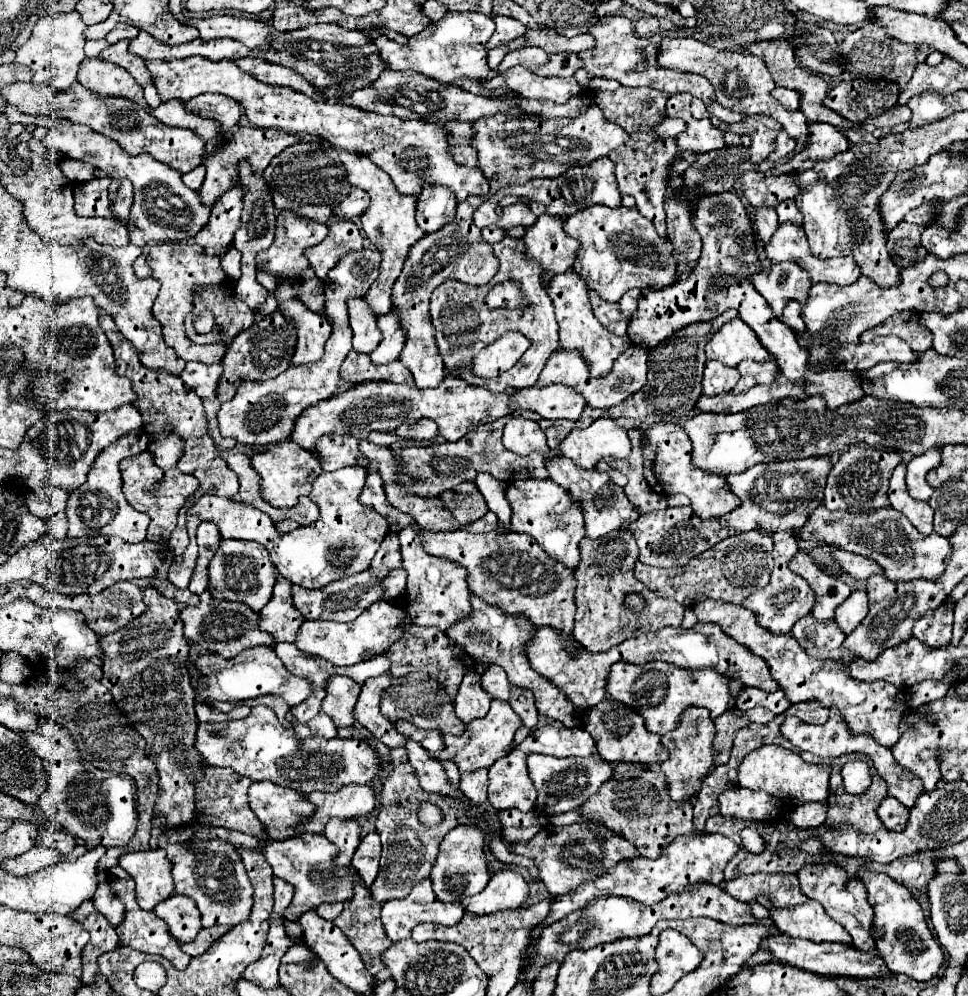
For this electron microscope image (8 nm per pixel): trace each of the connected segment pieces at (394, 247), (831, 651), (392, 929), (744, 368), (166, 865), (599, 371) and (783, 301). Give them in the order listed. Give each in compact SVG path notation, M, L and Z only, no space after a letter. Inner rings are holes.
M339 151L339 155L341 155L341 163L345 165L345 169L349 173L349 183L361 187L371 197L371 205L369 205L369 209L361 217L361 227L363 227L367 239L381 253L383 261L381 261L379 277L371 285L371 289L367 291L365 301L369 303L373 313L379 317L379 315L389 313L389 309L393 307L393 301L391 301L393 281L401 275L401 269L403 269L405 257L409 255L411 245L415 245L421 237L425 237L425 233L415 223L415 203L417 203L417 197L397 193L397 189L395 189L393 181L389 179L389 175L381 167L373 165L373 161L369 161L367 157L361 157L361 155L355 155L355 153L349 153L349 151Z
M805 615L793 625L791 635L809 657L837 659L843 663L857 659L857 653L849 653L847 649L843 649L843 641L847 635L841 633L839 625L833 619L817 621L811 615Z
M425 879L421 881L419 885L413 887L413 893L409 893L405 899L393 899L393 901L387 901L383 905L383 909L380 911L381 921L384 925L386 935L392 941L401 941L401 939L407 939L411 937L411 931L415 925L419 923L437 923L437 925L457 925L457 921L461 921L463 917L463 907L461 903L439 903L435 897L433 897L433 889L431 889L431 881Z
M745 359L737 365L737 369L741 373L741 379L739 379L739 383L735 385L735 389L731 393L745 393L755 385L771 385L773 379L779 373L779 367L777 367L775 359L767 359L763 363Z
M149 849L139 853L127 853L119 859L119 865L137 883L137 903L145 911L153 911L161 901L175 893L171 861L165 849Z
M565 271L565 273L553 275L549 285L547 285L547 295L553 301L555 317L557 317L557 323L561 327L559 329L559 347L563 347L563 349L579 349L583 353L593 377L607 375L611 371L615 359L625 349L629 349L631 339L627 335L619 337L619 335L607 331L597 321L597 317L591 311L589 297L587 297L587 285L585 285L585 281L581 281L581 277L575 271Z
M779 263L763 269L751 277L755 289L767 299L775 317L781 319L781 313L789 301L805 303L813 281L809 275L795 263ZM785 275L785 279L781 279Z

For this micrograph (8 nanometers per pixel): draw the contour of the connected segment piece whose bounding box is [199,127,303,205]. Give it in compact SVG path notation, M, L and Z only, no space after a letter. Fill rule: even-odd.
M239 127L239 129L235 129L227 137L227 141L223 143L221 149L215 149L215 153L211 153L211 155L205 157L207 175L205 175L203 187L199 191L203 203L205 205L213 205L213 201L217 197L221 197L225 191L229 191L233 187L233 183L237 181L237 165L239 165L239 161L247 159L253 165L255 173L259 175L259 173L265 171L265 167L271 163L273 157L277 157L281 151L285 151L287 147L297 145L301 141L303 141L301 137L285 133L285 131L277 131L277 129L257 129L257 127Z

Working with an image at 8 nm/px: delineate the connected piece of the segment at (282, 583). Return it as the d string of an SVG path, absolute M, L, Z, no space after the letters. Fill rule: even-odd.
M277 575L277 583L273 587L273 597L265 605L265 609L259 613L259 629L273 635L275 643L295 643L297 631L305 617L297 613L291 597L291 581L285 581L285 577Z

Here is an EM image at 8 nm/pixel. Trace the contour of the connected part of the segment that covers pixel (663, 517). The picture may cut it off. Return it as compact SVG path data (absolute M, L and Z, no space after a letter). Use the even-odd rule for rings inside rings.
M669 507L665 511L655 511L641 515L637 521L627 525L627 529L633 533L641 553L639 561L645 565L655 567L673 567L673 565L685 565L689 559L697 557L699 553L711 549L721 539L731 537L735 529L723 527L719 519L701 519L693 515L691 507Z

